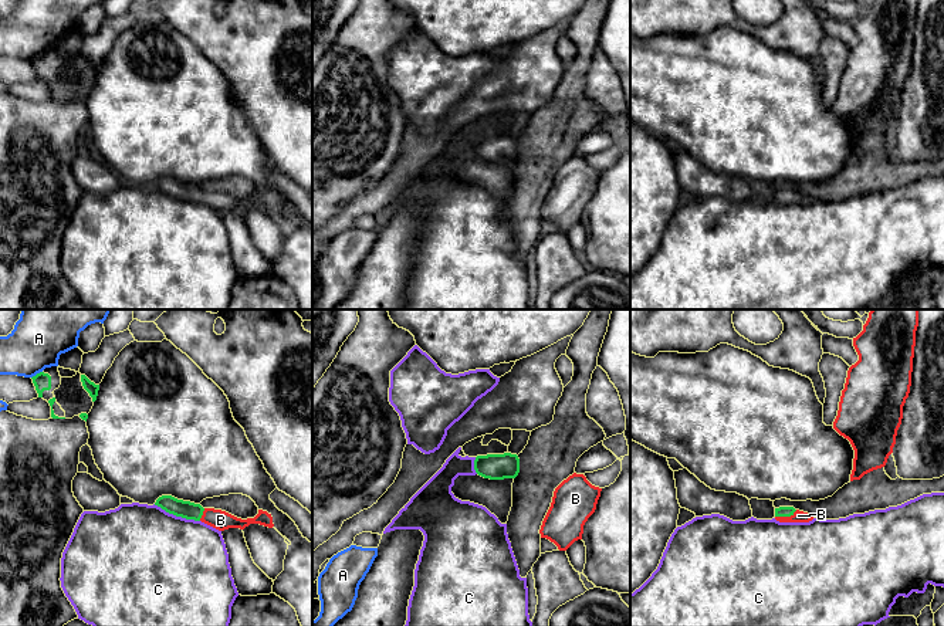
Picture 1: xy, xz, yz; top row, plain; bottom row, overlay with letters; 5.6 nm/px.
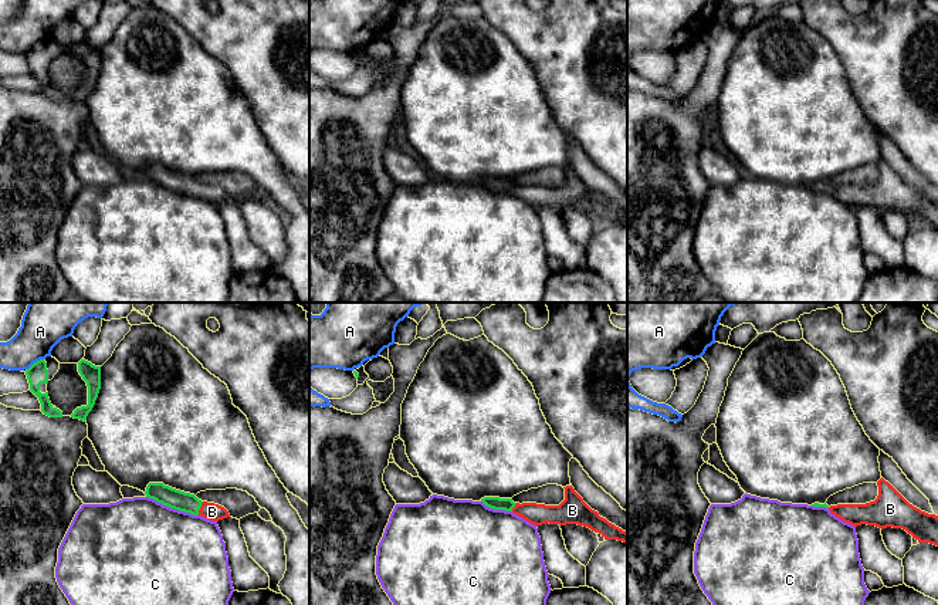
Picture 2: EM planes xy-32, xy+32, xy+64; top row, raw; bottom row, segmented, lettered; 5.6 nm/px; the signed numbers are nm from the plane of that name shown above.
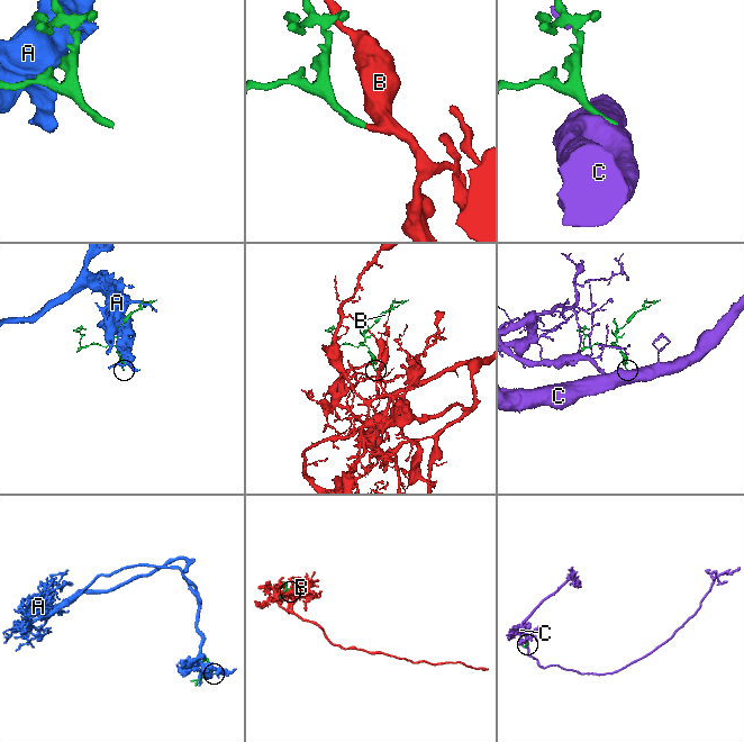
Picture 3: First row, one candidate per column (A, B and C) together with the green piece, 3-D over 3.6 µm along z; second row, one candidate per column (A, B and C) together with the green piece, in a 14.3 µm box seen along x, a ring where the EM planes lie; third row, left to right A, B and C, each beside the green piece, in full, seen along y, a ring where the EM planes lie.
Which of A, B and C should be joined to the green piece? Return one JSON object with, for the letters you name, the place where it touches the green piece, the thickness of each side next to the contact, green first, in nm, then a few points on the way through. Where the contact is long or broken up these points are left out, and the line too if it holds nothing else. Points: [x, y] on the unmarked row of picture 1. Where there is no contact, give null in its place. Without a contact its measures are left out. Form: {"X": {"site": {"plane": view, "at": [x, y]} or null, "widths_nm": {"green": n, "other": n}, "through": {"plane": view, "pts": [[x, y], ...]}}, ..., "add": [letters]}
{"B": {"site": {"plane": "yz", "at": [785, 198]}, "widths_nm": {"green": 60, "other": 70}, "through": {"plane": "yz", "pts": [[782, 193], [785, 198], [798, 198]]}}, "add": ["B"]}

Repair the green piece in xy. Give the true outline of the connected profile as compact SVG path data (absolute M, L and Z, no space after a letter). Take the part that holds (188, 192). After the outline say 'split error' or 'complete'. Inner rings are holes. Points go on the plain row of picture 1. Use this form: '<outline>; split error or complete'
M172 177L159 179L155 187L176 199L202 203L219 213L224 213L229 210L244 212L250 206L260 206L268 210L274 209L271 196L263 192L258 192L258 196L254 200L241 202L226 193L203 190L200 186L177 182Z; split error

